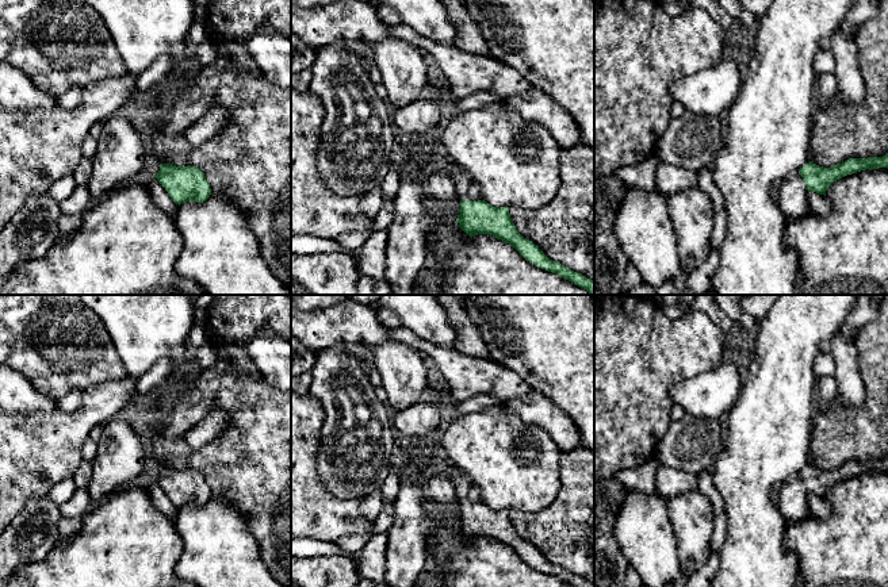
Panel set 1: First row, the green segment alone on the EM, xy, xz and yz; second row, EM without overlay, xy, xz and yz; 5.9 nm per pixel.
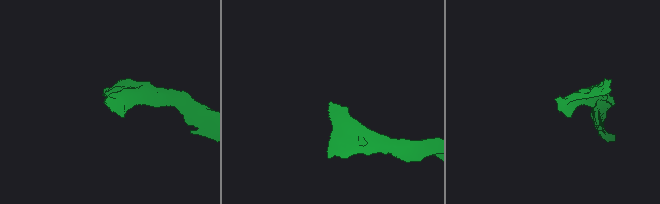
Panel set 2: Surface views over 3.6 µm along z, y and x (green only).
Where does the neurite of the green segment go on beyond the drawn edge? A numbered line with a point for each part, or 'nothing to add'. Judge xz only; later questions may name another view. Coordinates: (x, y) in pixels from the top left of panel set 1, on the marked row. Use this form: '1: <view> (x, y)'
1: xz (466, 188)

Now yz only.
1: yz (791, 194)

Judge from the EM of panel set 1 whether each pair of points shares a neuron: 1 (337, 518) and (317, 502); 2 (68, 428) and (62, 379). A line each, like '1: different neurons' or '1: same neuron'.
1: same neuron
2: different neurons

